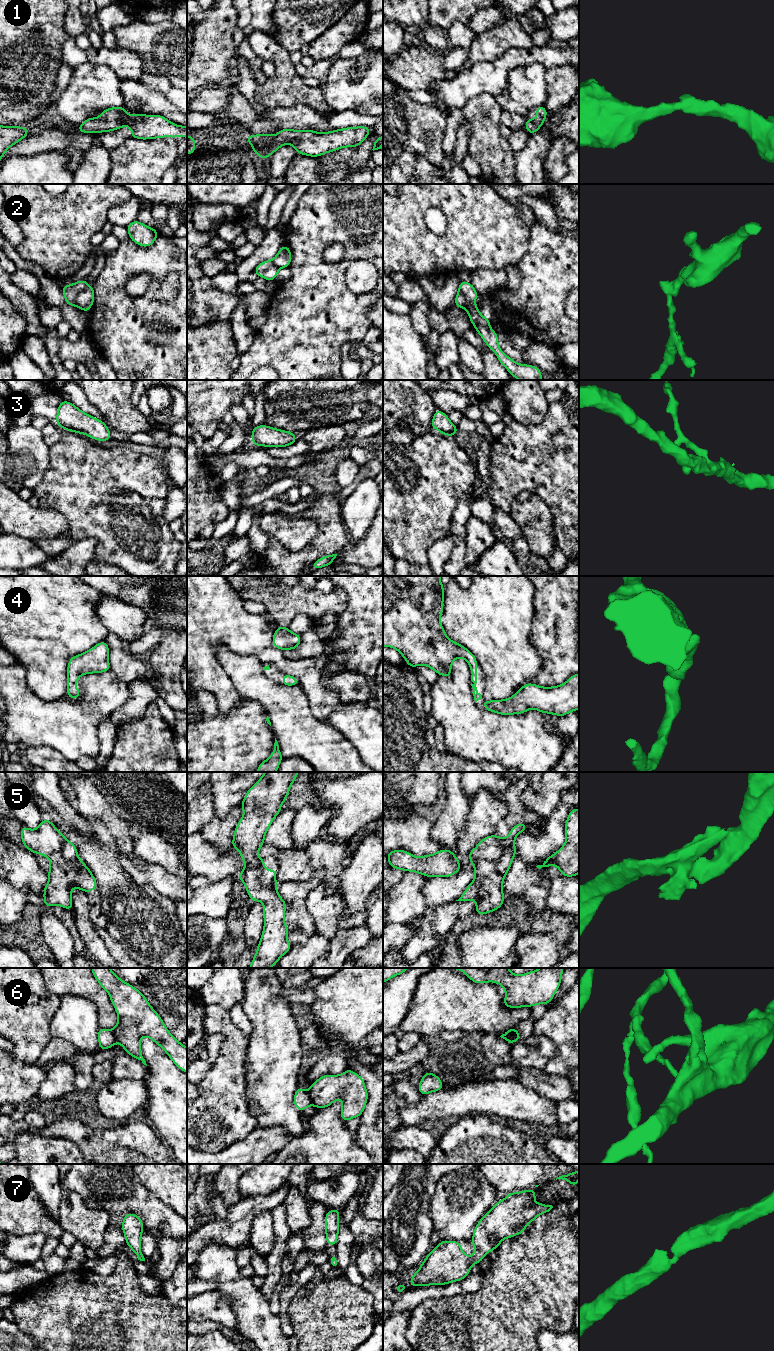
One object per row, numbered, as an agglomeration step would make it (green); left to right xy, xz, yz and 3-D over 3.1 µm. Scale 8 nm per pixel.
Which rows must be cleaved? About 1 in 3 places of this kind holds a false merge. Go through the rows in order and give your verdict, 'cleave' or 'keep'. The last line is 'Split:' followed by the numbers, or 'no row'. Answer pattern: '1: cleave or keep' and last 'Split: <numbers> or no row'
1: keep
2: cleave
3: keep
4: keep
5: cleave
6: keep
7: keep
Split: 2, 5

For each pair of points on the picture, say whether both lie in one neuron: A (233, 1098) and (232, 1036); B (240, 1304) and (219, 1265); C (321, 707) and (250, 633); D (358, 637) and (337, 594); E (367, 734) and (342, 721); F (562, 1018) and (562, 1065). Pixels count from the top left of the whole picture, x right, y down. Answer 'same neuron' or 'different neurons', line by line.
A: same neuron
B: same neuron
C: same neuron
D: different neurons
E: same neuron
F: same neuron

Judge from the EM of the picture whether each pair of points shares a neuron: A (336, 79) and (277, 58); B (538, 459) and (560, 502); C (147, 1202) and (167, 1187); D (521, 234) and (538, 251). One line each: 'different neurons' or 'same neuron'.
A: same neuron
B: same neuron
C: different neurons
D: different neurons

